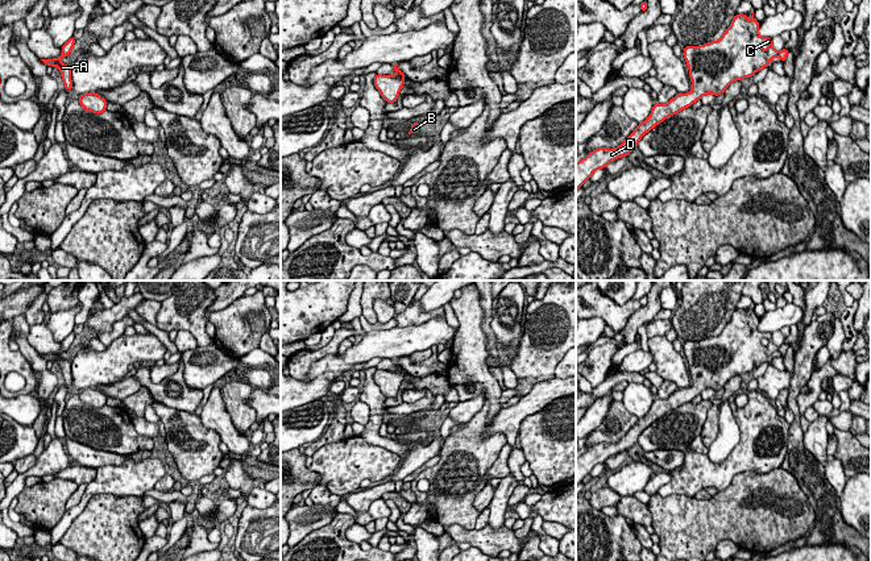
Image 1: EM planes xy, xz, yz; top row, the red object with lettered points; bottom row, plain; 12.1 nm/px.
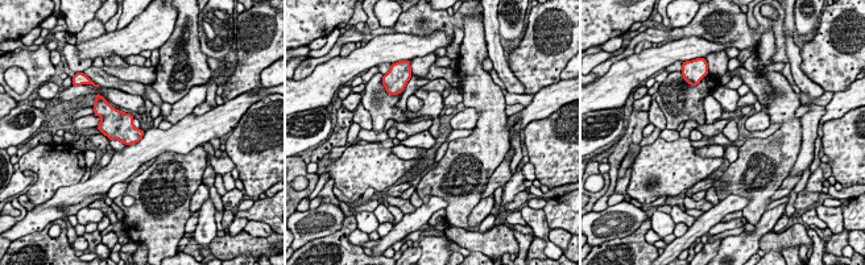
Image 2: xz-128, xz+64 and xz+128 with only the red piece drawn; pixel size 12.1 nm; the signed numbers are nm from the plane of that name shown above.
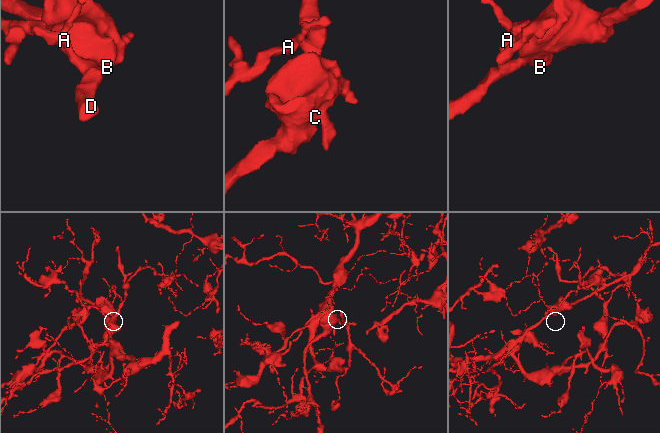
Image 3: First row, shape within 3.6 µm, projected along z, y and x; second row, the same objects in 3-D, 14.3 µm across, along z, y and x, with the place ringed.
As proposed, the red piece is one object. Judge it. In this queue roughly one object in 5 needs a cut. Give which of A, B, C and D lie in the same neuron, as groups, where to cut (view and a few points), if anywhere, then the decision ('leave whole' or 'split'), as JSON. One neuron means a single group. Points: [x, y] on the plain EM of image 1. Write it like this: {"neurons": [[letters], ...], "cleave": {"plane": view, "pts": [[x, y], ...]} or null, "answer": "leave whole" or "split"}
{"neurons": [["A", "B", "C", "D"]], "cleave": null, "answer": "leave whole"}

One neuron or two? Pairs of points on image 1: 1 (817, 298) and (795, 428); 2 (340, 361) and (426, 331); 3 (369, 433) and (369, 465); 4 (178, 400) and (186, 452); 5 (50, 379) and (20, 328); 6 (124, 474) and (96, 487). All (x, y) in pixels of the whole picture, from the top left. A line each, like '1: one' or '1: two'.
1: two
2: one
3: two
4: two
5: one
6: one

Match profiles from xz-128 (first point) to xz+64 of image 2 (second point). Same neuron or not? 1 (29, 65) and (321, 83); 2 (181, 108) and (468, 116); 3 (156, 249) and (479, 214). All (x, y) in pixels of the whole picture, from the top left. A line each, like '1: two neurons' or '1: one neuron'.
1: two neurons
2: one neuron
3: two neurons

